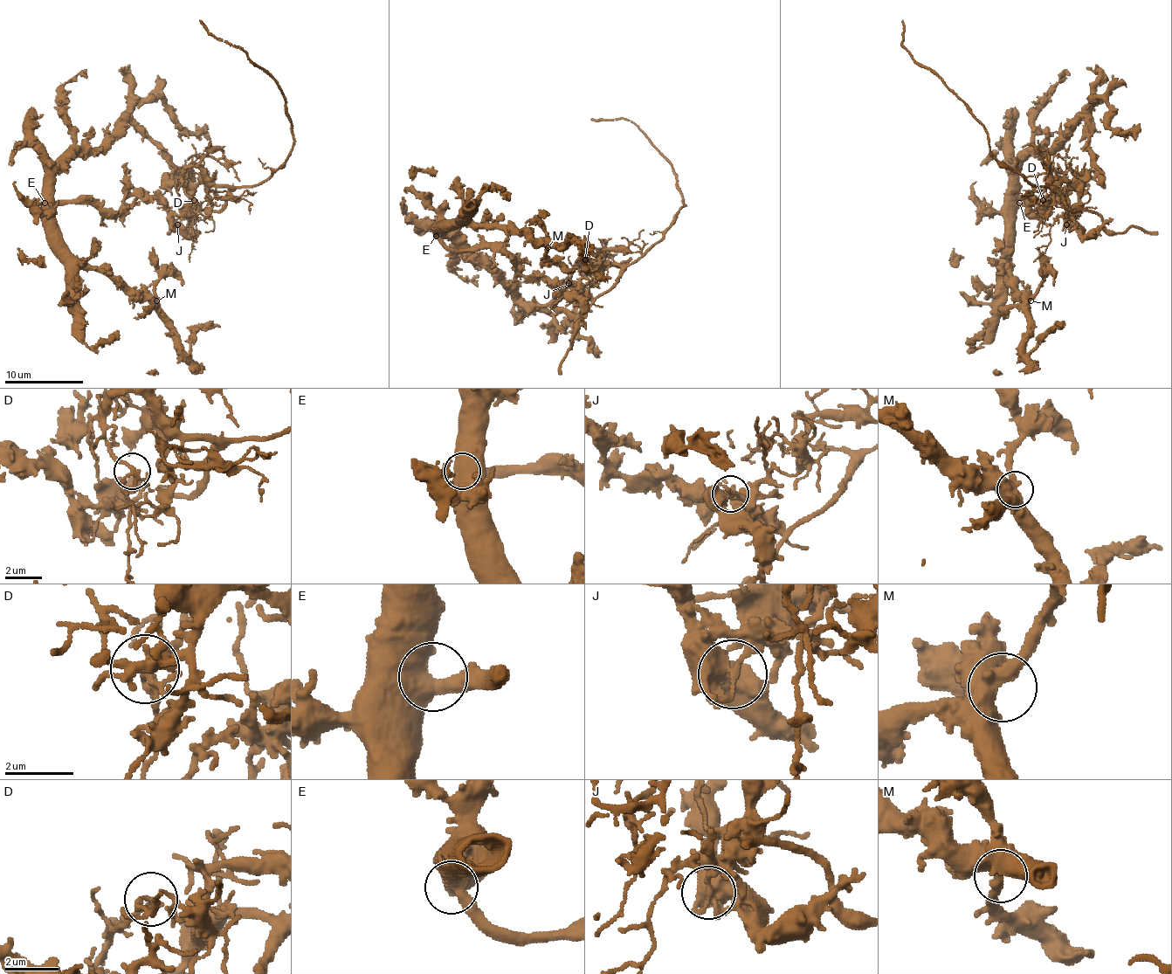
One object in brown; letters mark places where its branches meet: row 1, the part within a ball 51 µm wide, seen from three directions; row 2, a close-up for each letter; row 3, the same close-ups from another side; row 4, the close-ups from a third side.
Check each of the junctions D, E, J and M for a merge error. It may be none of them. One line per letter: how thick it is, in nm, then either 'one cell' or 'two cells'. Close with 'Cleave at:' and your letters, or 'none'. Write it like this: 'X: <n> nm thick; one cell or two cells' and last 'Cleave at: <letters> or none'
D: 190 nm thick; one cell
E: 600 nm thick; one cell
J: 420 nm thick; two cells
M: 460 nm thick; one cell
Cleave at: J

